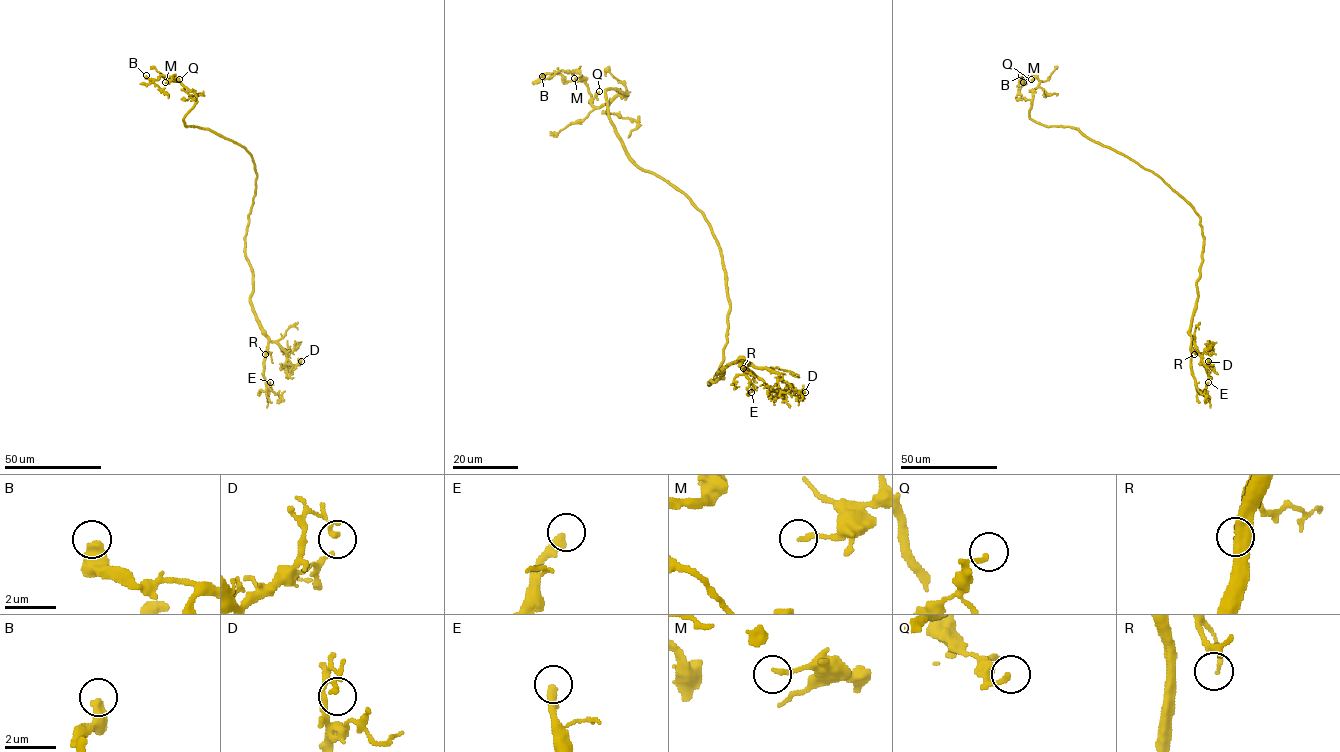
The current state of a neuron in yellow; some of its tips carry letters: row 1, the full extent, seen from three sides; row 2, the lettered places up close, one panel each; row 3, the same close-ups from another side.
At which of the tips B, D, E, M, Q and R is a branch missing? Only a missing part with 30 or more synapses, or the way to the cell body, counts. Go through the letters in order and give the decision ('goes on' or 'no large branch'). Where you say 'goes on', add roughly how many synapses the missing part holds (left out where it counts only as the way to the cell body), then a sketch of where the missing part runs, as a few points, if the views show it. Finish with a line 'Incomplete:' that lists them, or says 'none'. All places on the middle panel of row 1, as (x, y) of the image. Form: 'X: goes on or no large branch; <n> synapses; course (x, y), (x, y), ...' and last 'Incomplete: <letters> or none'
B: no large branch
D: no large branch
E: goes on; 35 synapses
M: no large branch
Q: no large branch
R: no large branch
Incomplete: E

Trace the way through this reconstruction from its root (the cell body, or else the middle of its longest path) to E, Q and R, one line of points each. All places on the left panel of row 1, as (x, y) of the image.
E: (255, 170), (245, 256), (252, 273), (252, 311), (268, 338), (264, 362), (267, 393), (270, 382)
Q: (255, 170), (252, 157), (242, 146), (209, 129), (185, 124), (185, 115), (196, 95), (179, 79)
R: (255, 170), (256, 191), (248, 216), (245, 256), (252, 273), (252, 311), (268, 338), (265, 354)

